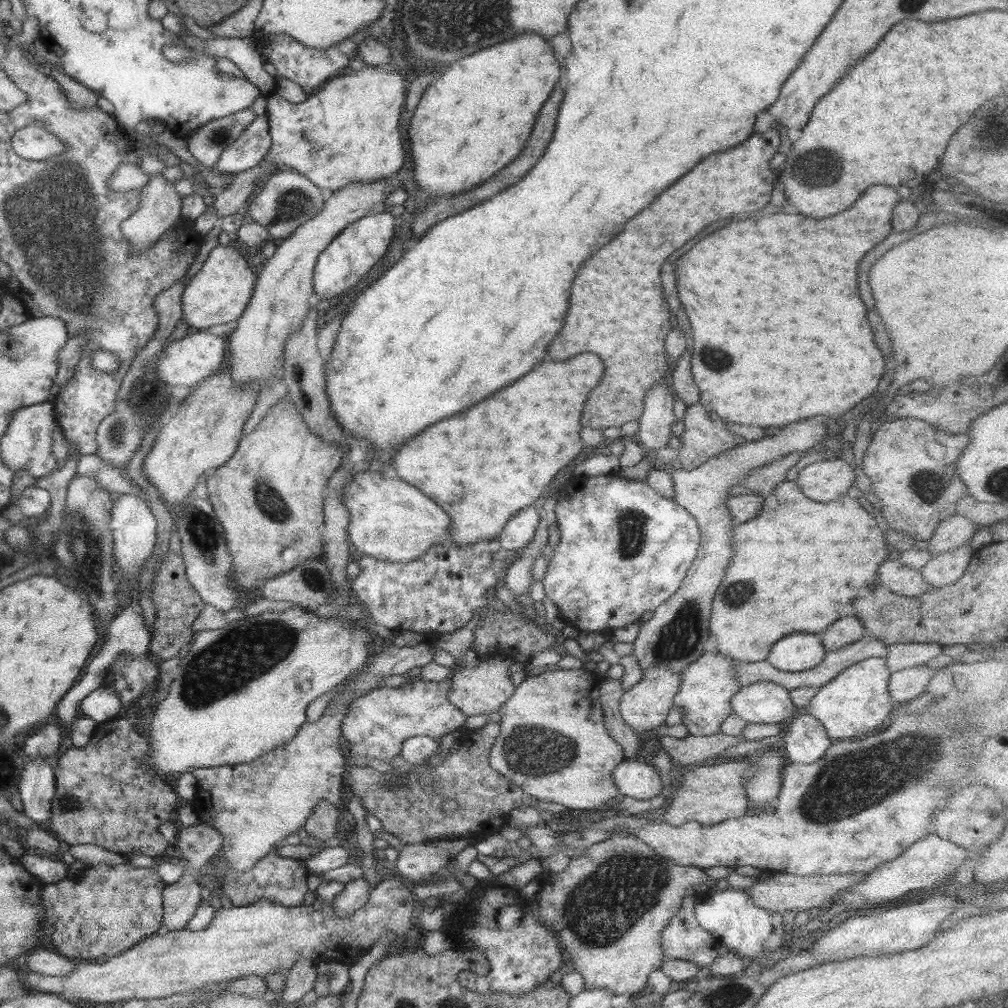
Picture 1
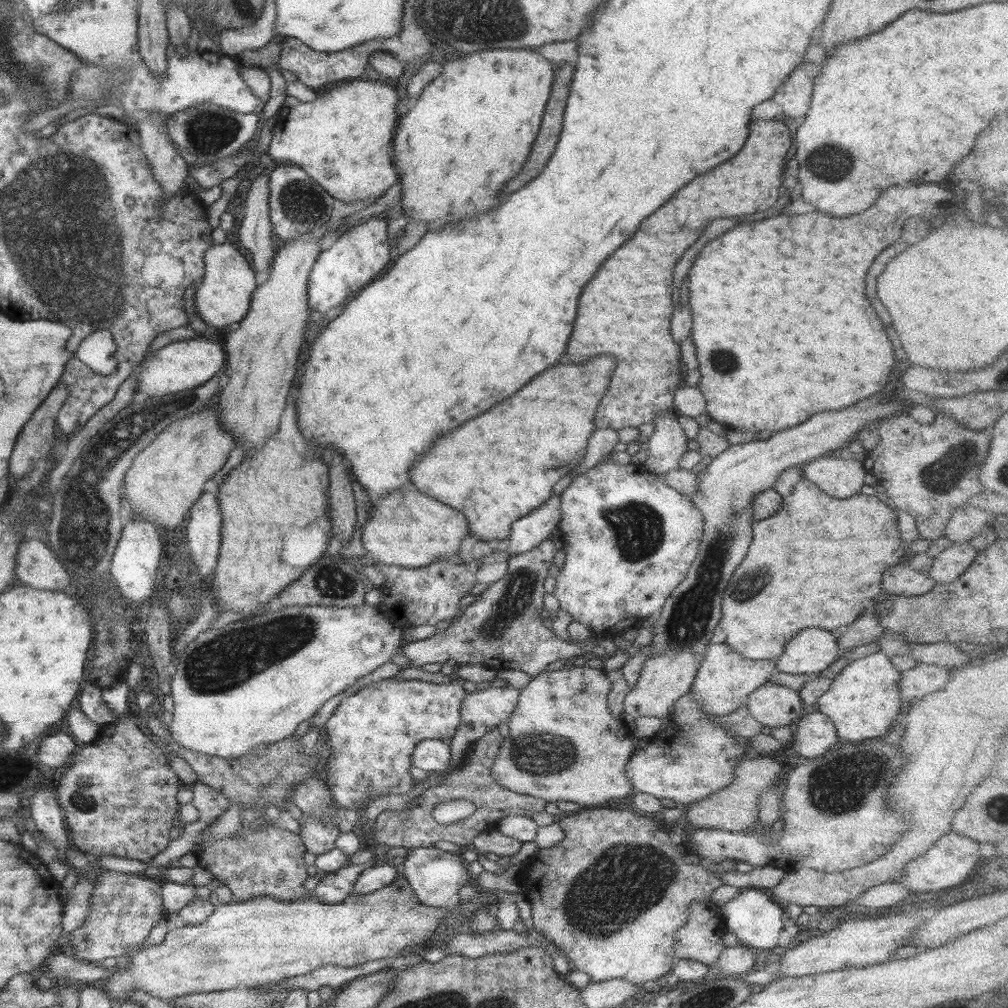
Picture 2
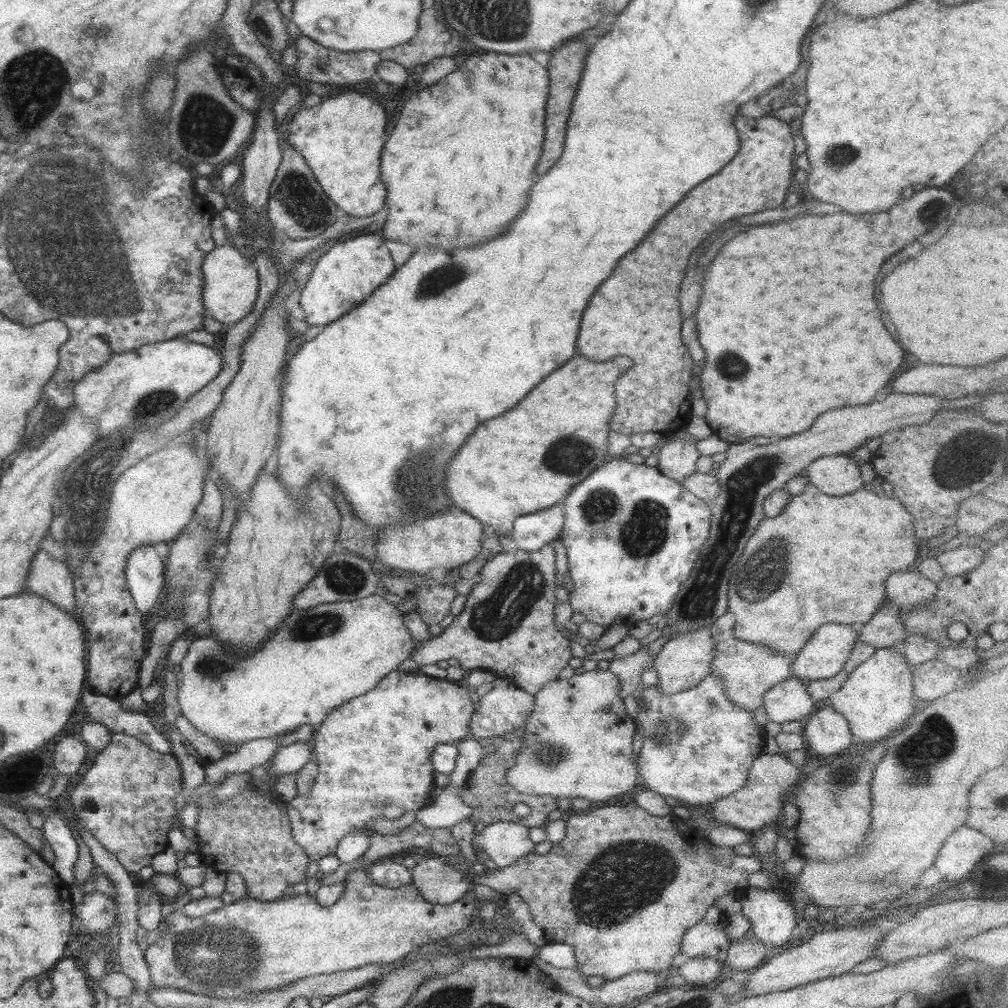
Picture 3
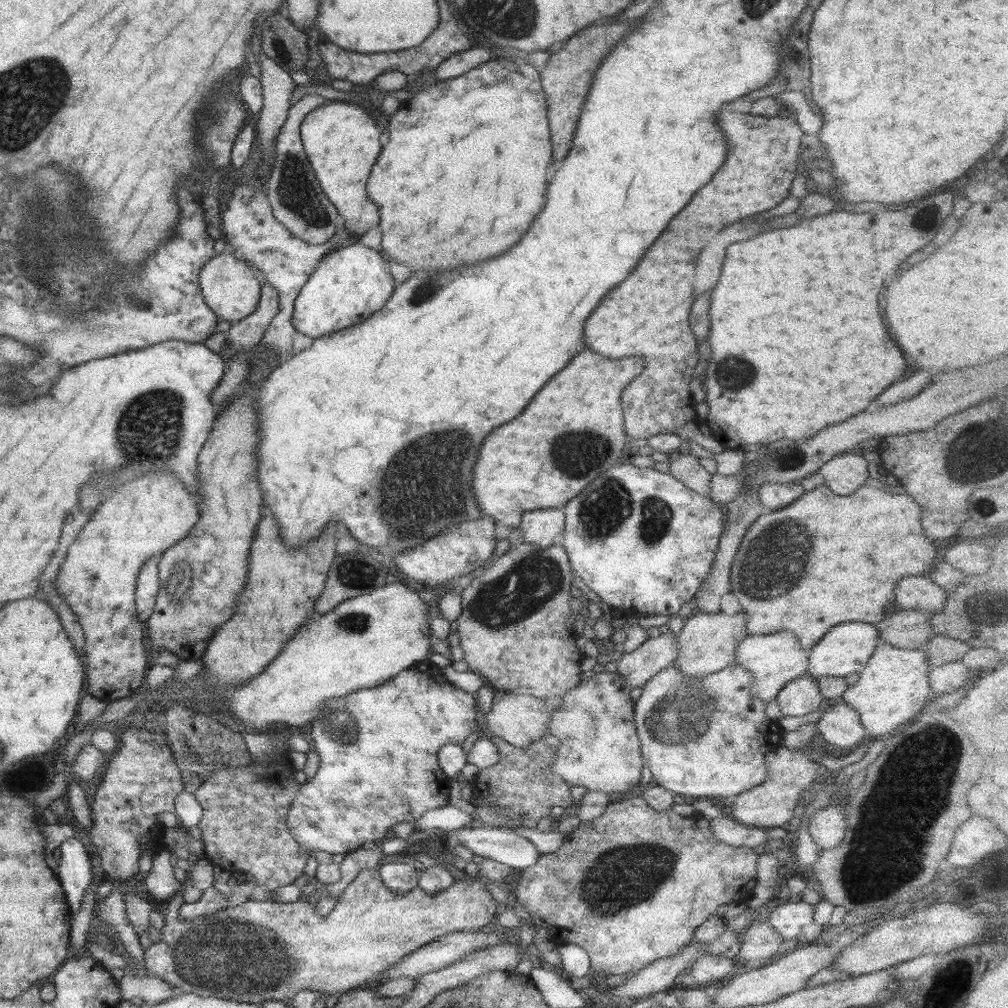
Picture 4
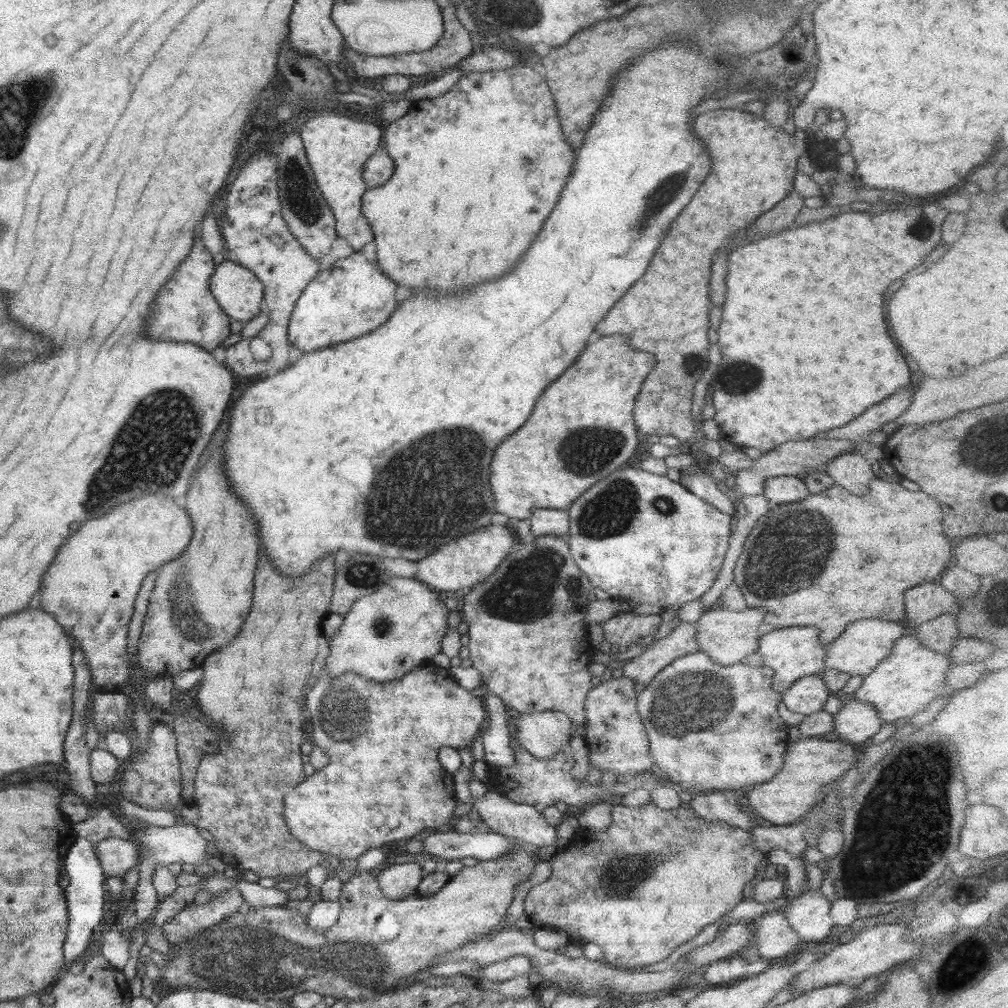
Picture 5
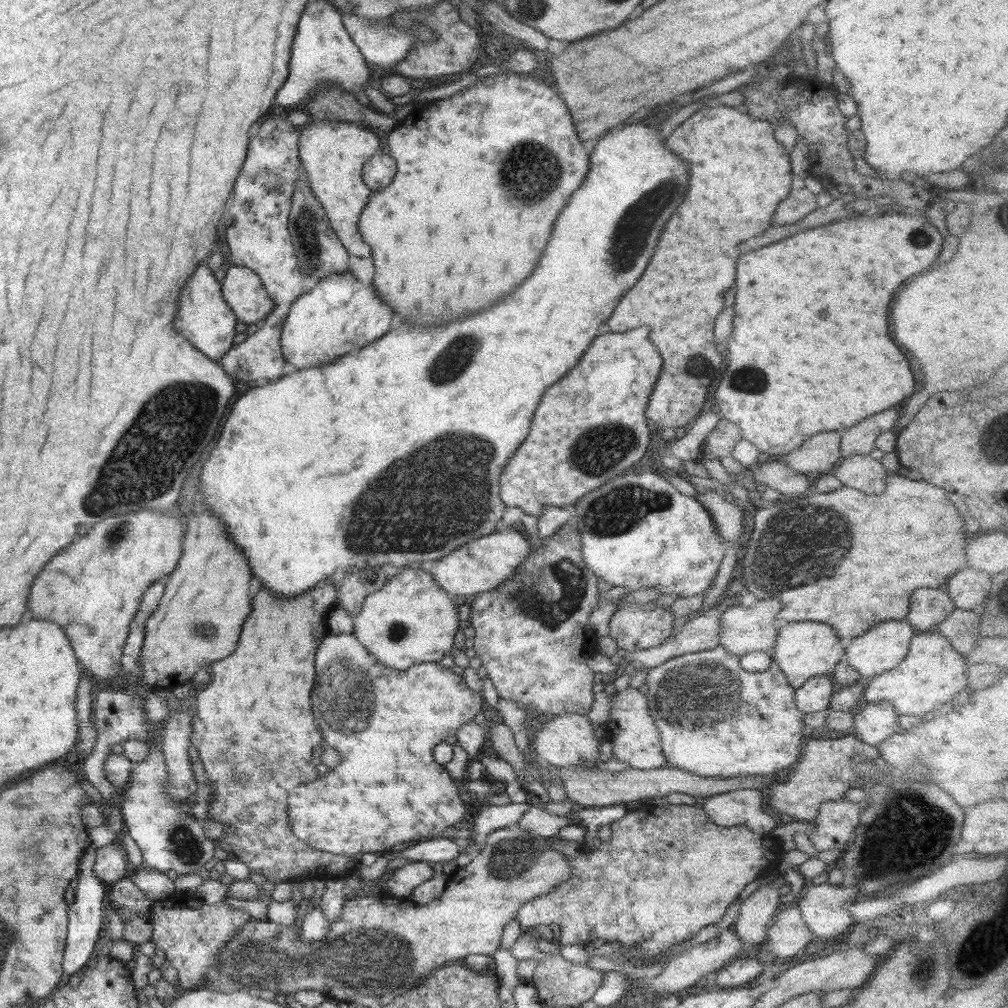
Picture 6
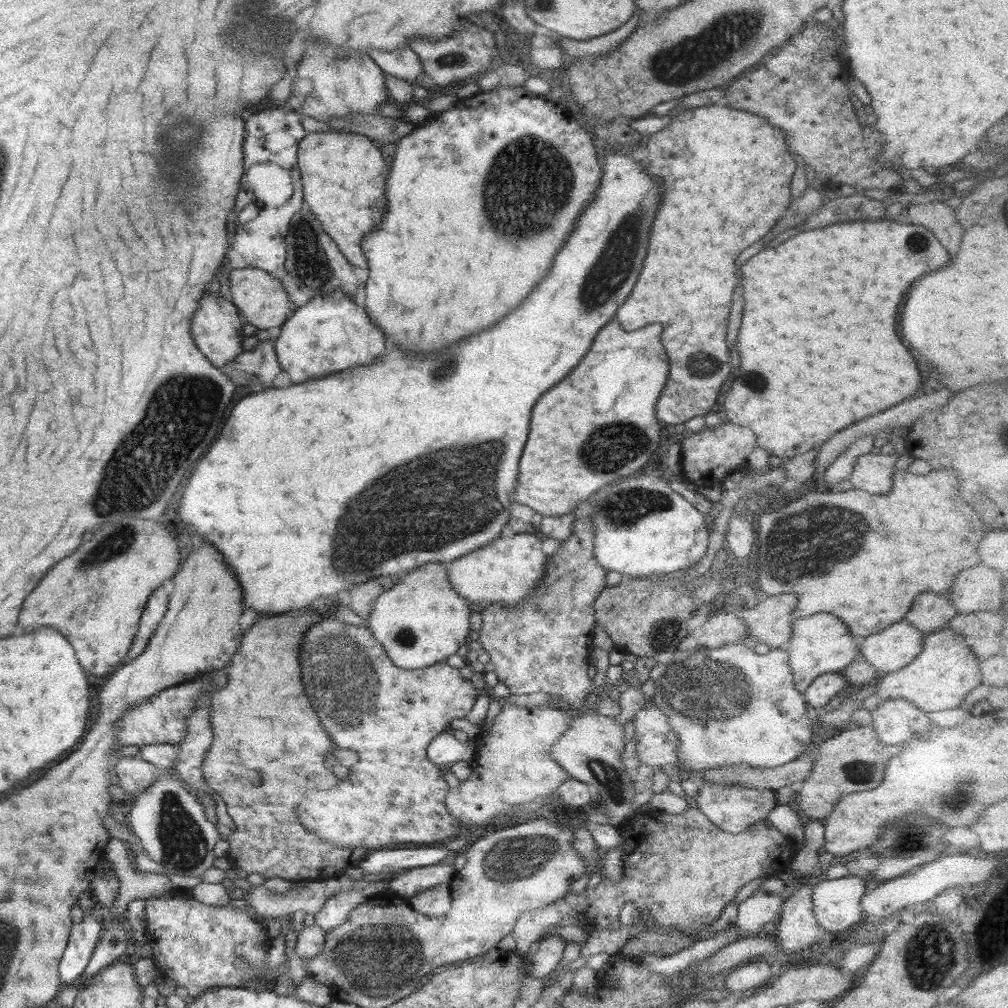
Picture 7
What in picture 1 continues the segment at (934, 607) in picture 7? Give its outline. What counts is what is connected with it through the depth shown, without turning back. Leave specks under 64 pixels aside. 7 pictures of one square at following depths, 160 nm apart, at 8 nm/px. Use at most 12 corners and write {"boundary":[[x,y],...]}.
{"boundary":[[886,558],[878,574],[882,586],[902,596],[930,589],[921,571]]}

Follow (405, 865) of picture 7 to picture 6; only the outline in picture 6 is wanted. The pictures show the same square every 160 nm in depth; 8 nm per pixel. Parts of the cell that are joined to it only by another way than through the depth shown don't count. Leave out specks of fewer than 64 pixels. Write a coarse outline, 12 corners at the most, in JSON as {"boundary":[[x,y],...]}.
{"boundary":[[452,838],[420,841],[401,850],[410,862],[456,859],[462,852]]}

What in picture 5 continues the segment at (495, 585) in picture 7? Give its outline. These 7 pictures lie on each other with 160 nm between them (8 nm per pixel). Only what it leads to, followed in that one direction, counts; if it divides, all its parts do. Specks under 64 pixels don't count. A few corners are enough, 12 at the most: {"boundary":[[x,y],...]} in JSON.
{"boundary":[[510,525],[451,540],[417,560],[442,594],[494,574],[518,542]]}

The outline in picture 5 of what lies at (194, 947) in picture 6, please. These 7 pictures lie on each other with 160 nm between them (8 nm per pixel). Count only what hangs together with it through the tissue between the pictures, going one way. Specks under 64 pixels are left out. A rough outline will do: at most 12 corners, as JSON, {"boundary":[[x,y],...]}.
{"boundary":[[238,889],[191,903],[162,926],[171,947],[245,909]]}

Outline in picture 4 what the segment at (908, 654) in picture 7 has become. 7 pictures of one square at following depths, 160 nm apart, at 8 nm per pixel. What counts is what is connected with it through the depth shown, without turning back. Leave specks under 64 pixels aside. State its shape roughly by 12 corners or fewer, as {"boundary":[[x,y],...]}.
{"boundary":[[837,624],[808,650],[808,676],[860,673],[880,642],[875,625]]}

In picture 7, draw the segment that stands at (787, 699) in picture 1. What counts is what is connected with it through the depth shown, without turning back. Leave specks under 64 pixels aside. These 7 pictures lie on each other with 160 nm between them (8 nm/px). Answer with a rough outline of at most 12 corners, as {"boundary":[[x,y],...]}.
{"boundary":[[824,673],[804,691],[806,702],[825,710],[844,690],[842,673]]}

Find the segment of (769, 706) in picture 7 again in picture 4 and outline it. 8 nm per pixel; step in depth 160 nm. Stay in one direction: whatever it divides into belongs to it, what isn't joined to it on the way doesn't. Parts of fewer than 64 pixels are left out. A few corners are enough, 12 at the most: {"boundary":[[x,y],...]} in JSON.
{"boundary":[[670,663],[634,722],[643,765],[673,794],[764,782],[784,731],[736,663]]}

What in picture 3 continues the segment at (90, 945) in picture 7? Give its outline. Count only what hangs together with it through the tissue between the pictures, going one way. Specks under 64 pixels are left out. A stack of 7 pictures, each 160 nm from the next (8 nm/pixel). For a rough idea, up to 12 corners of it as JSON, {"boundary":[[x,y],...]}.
{"boundary":[[60,810],[40,823],[55,854],[53,869],[74,883],[78,842]]}

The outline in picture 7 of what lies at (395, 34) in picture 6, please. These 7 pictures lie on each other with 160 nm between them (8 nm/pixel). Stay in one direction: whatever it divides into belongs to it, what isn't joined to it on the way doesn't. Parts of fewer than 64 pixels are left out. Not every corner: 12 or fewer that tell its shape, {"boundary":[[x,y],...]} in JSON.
{"boundary":[[370,52],[384,74],[411,85],[422,76],[416,52]]}

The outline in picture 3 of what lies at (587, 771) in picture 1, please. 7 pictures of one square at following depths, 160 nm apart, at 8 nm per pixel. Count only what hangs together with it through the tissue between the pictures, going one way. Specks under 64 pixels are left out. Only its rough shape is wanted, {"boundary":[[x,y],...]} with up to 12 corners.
{"boundary":[[619,678],[545,684],[506,780],[595,805],[638,780]]}

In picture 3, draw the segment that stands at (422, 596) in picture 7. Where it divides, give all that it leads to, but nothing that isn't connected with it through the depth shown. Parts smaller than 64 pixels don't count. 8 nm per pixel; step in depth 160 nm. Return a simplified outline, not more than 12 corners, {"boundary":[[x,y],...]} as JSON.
{"boundary":[[395,600],[293,608],[248,658],[178,667],[182,714],[232,751],[317,727],[417,642]]}

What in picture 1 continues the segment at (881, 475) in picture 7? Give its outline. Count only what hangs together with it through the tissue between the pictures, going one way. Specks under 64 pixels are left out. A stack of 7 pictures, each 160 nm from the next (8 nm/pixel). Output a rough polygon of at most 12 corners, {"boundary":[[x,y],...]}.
{"boundary":[[839,456],[808,464],[795,483],[810,500],[846,495],[855,478]]}

